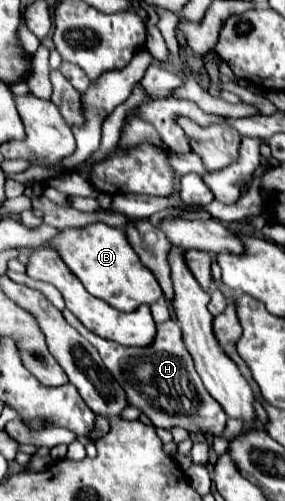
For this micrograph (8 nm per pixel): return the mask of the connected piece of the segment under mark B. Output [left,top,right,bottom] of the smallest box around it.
[42,222,162,312]

